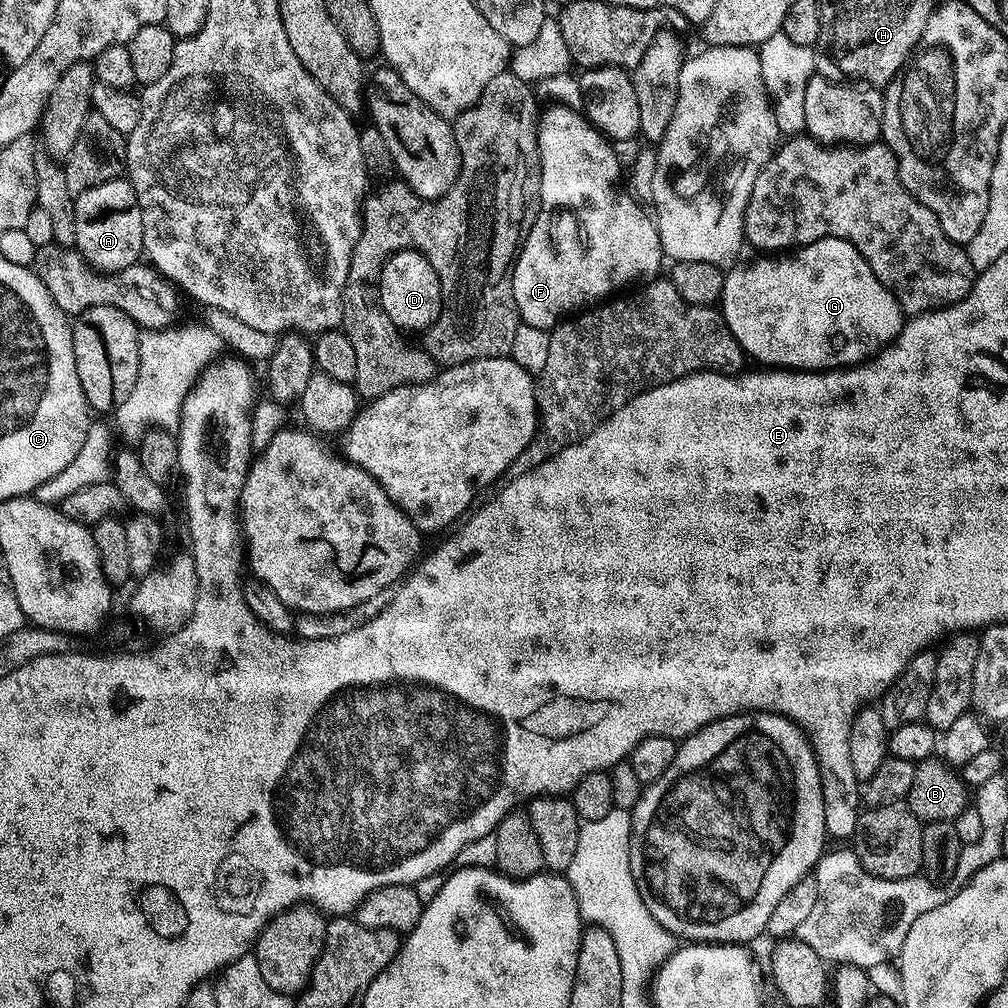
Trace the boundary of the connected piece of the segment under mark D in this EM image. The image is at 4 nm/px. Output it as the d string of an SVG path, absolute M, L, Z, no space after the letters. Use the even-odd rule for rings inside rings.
M412 248L396 252L385 262L384 269L380 272L378 291L386 318L390 318L390 322L405 333L424 334L440 316L442 286L438 282L438 274L428 259Z

